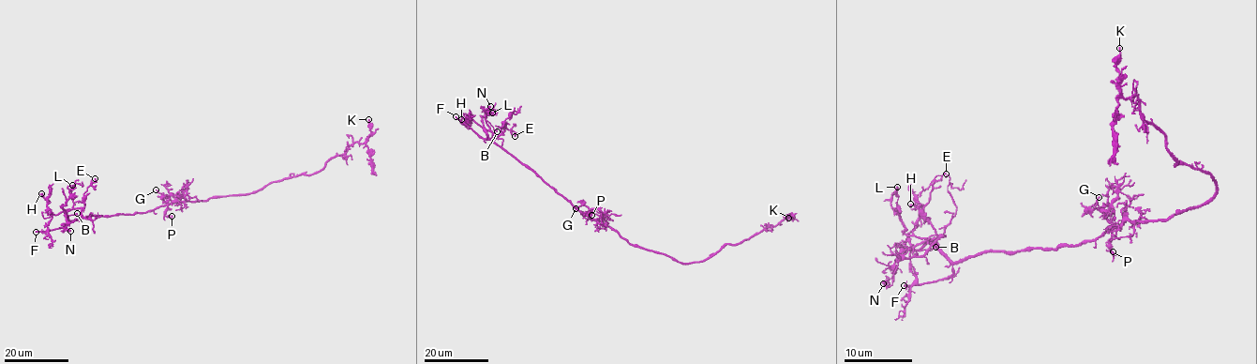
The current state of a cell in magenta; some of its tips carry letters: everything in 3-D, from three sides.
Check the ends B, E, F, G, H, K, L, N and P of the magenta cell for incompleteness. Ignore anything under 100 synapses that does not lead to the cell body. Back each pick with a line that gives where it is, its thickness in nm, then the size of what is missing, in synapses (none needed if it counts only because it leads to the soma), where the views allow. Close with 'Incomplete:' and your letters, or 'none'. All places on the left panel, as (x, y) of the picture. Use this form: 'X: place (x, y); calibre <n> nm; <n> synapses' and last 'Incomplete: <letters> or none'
F: place (36, 232); calibre 180 nm
Incomplete: F

